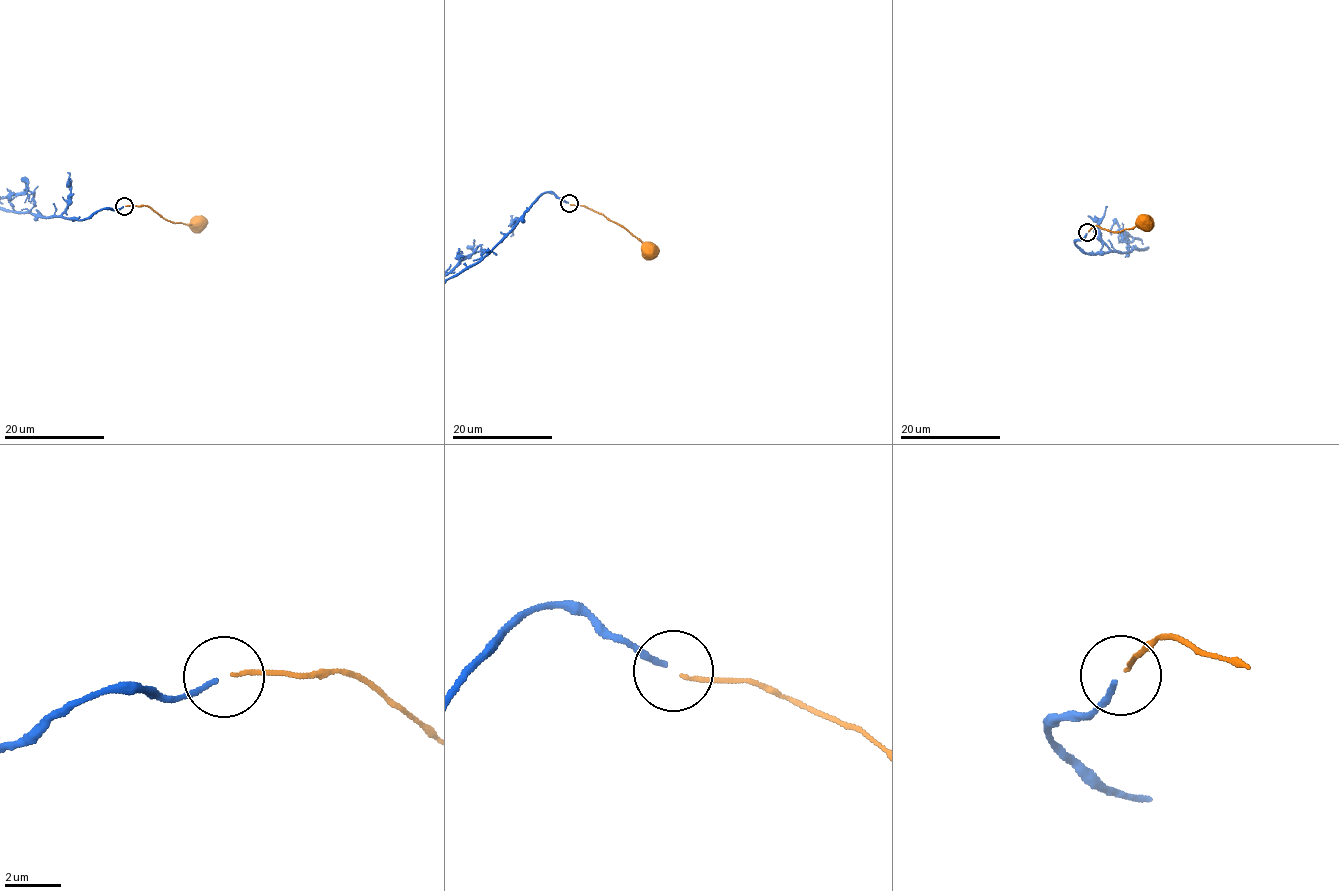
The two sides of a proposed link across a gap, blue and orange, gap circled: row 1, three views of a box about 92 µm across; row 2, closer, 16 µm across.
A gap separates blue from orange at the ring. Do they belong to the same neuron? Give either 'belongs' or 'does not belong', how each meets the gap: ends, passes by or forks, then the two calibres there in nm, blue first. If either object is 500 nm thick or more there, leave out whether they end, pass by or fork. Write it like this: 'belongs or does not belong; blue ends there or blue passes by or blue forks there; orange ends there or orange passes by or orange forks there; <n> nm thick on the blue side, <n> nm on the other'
does not belong; blue ends there; orange ends there; 190 nm thick on the blue side, 130 nm on the other

